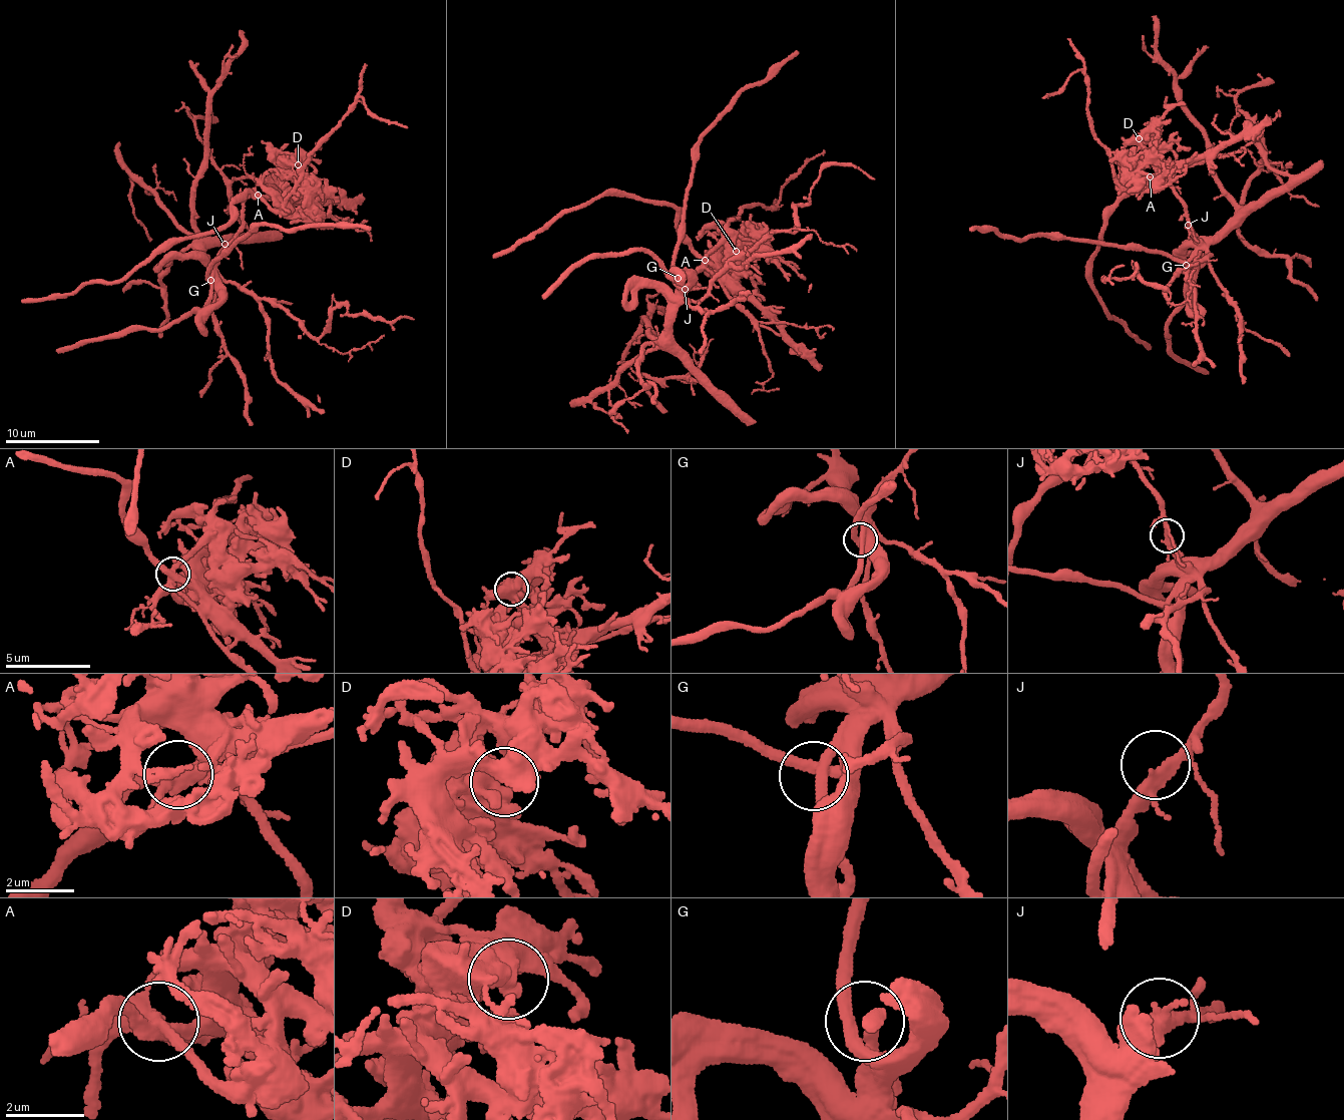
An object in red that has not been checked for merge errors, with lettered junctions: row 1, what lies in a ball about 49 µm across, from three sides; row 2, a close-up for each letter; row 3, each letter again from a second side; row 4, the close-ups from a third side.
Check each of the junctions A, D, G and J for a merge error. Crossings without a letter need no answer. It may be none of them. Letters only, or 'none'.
A

